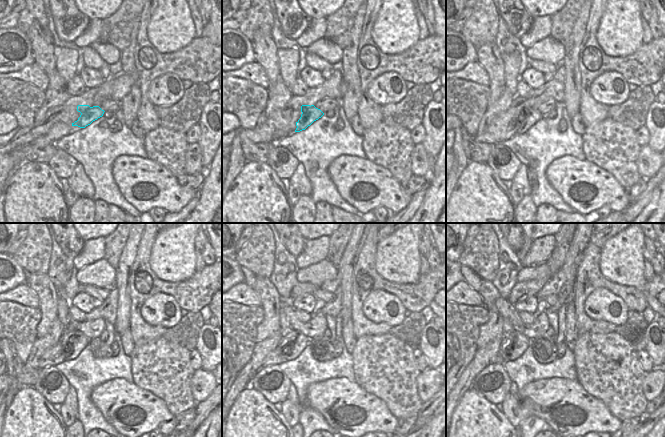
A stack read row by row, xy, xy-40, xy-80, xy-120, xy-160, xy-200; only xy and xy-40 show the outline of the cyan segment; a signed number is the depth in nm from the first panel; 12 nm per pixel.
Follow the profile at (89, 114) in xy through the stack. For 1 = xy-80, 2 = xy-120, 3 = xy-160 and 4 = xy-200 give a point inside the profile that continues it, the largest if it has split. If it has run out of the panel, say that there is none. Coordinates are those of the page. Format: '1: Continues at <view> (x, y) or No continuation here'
1: Continues at xy-80 (532, 115)
2: Continues at xy-120 (73, 347)
3: Continues at xy-160 (289, 348)
4: Continues at xy-200 (511, 348)

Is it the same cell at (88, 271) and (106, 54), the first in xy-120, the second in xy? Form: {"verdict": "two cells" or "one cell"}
{"verdict": "one cell"}

